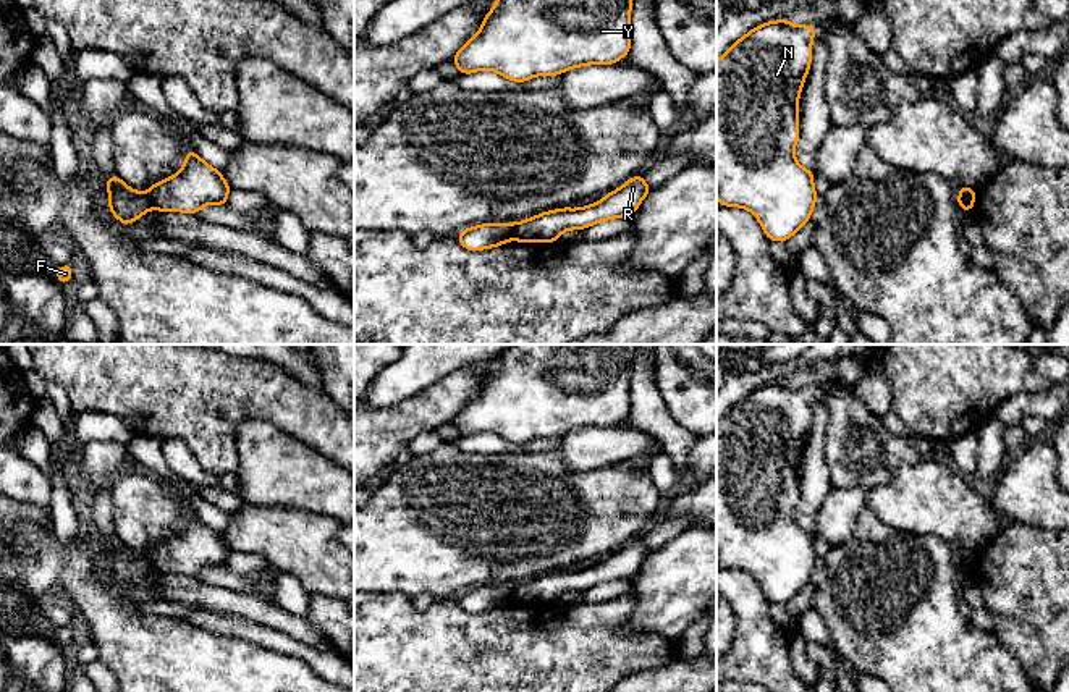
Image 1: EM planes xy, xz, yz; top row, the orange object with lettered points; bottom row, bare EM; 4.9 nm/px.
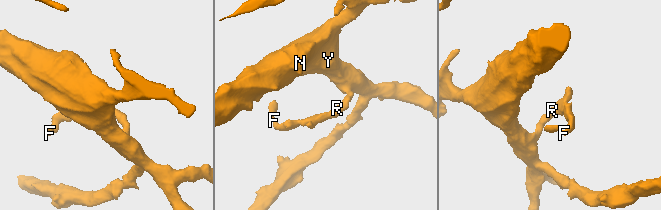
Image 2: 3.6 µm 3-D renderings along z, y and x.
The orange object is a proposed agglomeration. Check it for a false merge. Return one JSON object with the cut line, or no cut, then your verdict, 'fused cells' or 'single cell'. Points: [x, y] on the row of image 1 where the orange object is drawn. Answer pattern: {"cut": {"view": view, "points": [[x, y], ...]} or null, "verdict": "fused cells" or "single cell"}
{"cut": {"view": "xz", "points": [[513, 223], [510, 238]]}, "verdict": "fused cells"}

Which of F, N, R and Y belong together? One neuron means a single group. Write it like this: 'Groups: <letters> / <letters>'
Groups: F / N R Y

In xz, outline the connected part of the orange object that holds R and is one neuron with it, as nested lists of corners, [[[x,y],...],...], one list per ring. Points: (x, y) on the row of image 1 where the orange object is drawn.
[[[642,175],[627,179],[602,200],[581,209],[556,209],[513,223],[511,239],[521,243],[556,243],[568,230],[585,230],[598,222],[631,217],[652,188]]]

